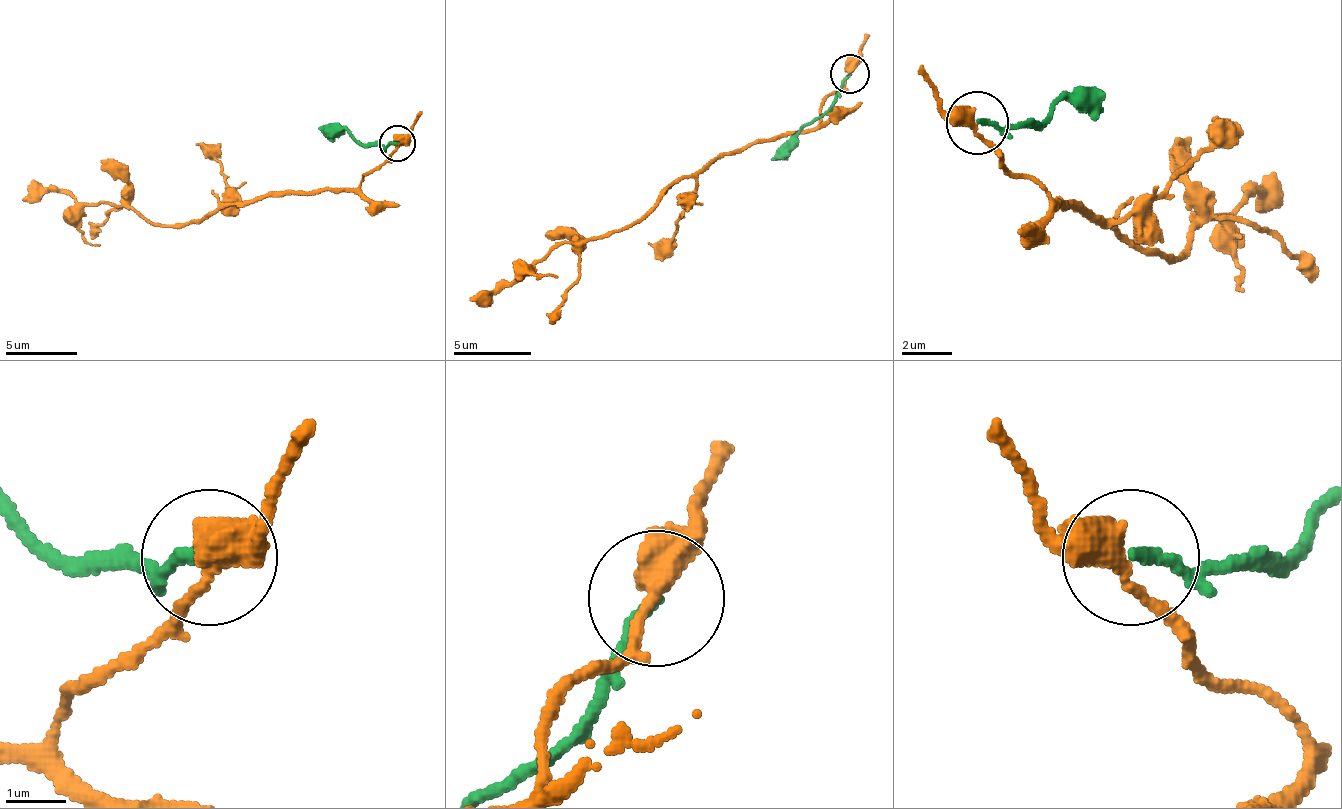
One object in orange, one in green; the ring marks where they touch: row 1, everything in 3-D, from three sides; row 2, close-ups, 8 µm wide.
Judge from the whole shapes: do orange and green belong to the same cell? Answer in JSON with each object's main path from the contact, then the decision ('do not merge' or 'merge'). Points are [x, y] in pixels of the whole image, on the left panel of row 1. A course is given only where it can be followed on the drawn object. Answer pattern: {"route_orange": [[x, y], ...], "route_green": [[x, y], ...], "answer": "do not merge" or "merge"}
{"route_orange": [[396, 142], [356, 187], [264, 194], [183, 224], [154, 224], [67, 190], [22, 200]], "route_green": [[396, 142], [360, 145], [344, 130], [317, 129]], "answer": "do not merge"}

